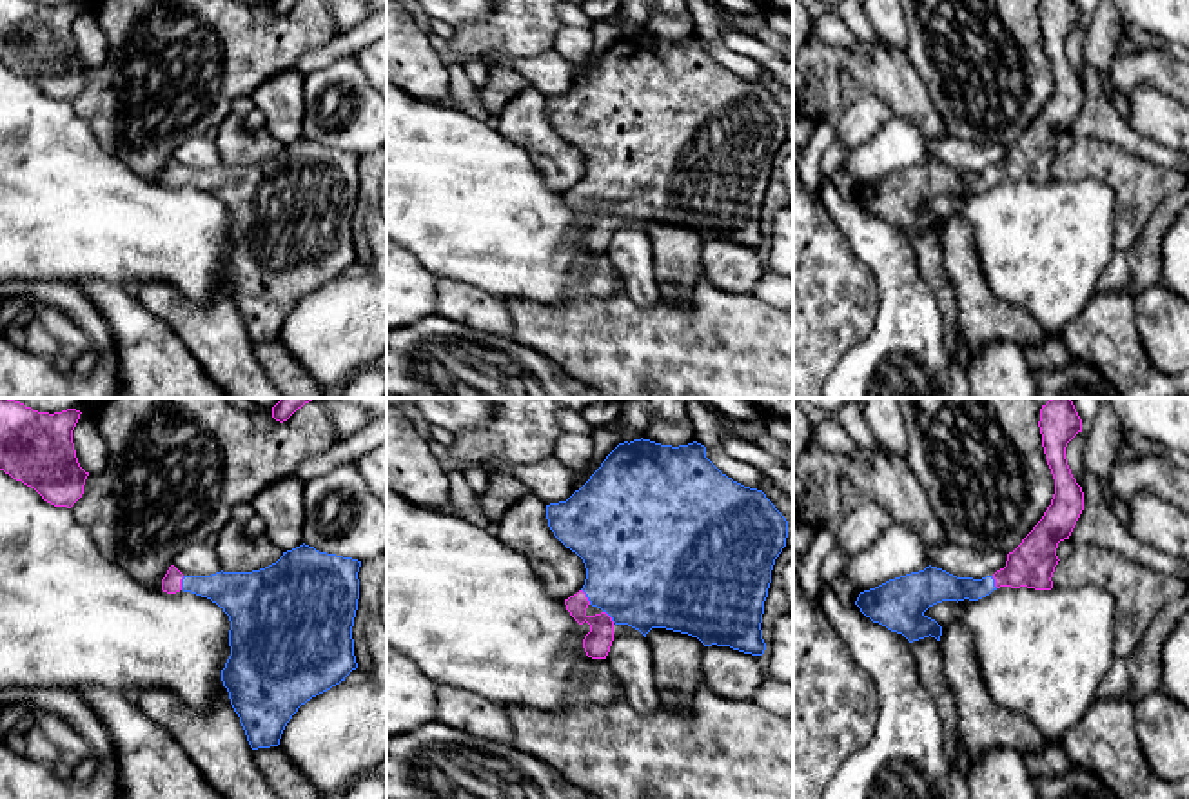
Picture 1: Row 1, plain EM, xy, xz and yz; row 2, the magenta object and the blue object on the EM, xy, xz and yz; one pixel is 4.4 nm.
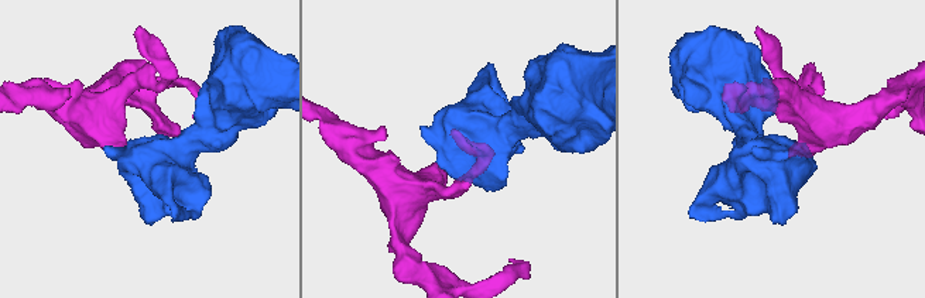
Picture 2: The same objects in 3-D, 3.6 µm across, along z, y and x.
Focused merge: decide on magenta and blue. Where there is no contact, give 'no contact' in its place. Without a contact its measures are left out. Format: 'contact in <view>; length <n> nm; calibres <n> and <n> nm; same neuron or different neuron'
contact in xz; length 80 nm; calibres 120 and 440 nm; same neuron

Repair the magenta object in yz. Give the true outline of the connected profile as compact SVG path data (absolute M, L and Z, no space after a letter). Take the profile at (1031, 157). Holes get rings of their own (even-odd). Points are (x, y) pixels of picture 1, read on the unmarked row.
M1075 0L1040 2L1042 40L1055 73L1055 87L1042 113L1007 147L1006 160L982 173L957 171L942 162L926 160L889 173L859 187L855 198L873 216L902 227L909 236L935 231L942 220L924 205L942 194L978 194L1000 180L1051 183L1058 158L1058 136L1069 133L1082 104L1084 85L1066 53L1067 36L1082 25Z

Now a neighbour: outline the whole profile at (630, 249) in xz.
M614 216L614 234L606 254L621 272L624 289L635 305L650 309L661 300L652 242L639 223Z

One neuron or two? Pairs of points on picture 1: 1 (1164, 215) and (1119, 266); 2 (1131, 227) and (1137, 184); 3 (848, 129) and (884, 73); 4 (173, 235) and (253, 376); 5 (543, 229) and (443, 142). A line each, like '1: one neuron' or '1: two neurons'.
1: one neuron
2: one neuron
3: two neurons
4: two neurons
5: one neuron

